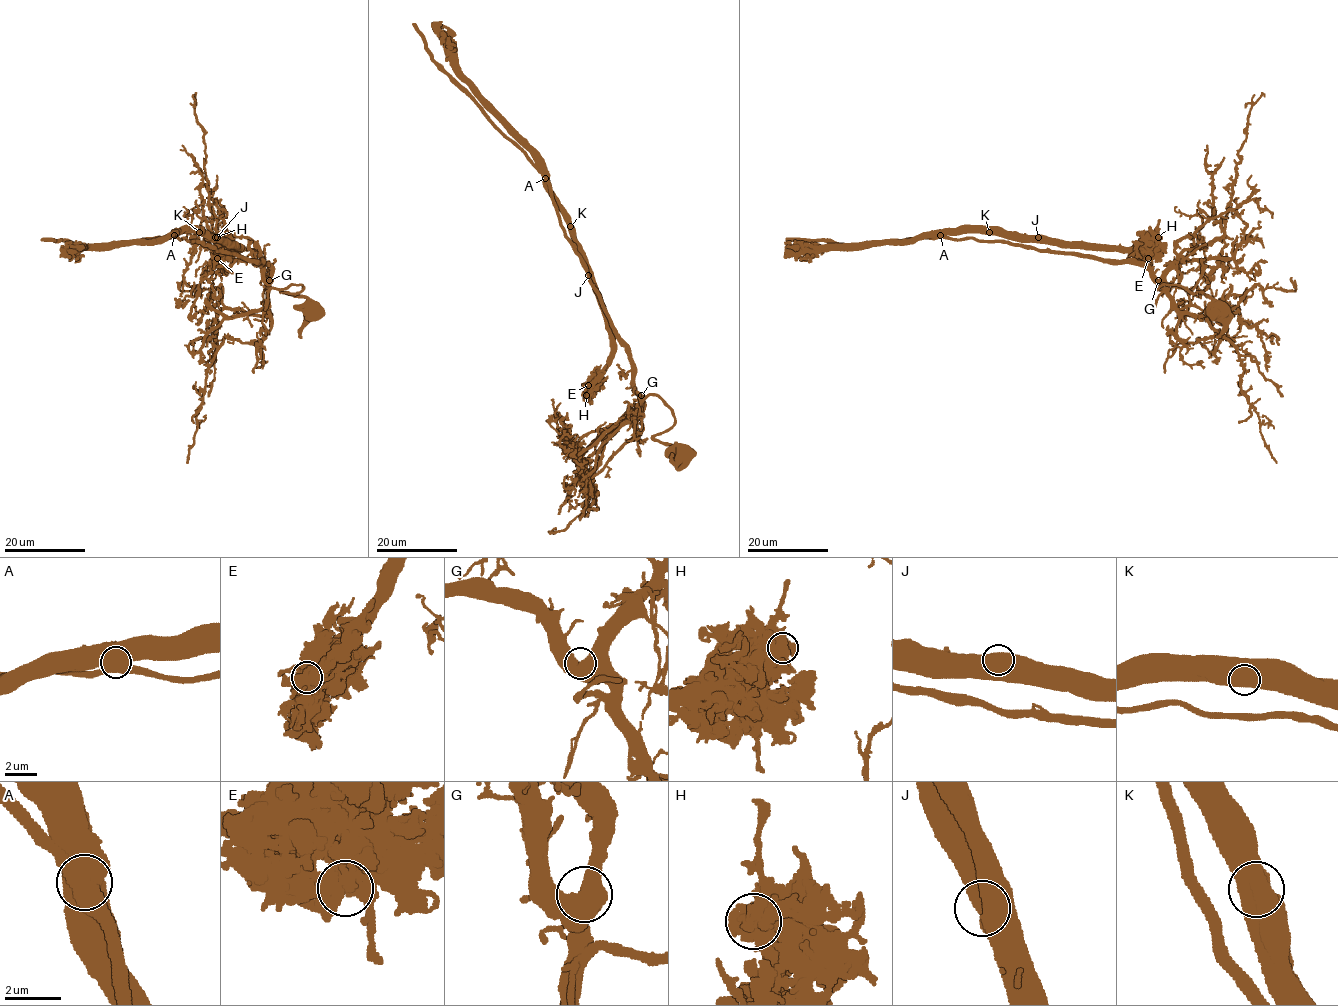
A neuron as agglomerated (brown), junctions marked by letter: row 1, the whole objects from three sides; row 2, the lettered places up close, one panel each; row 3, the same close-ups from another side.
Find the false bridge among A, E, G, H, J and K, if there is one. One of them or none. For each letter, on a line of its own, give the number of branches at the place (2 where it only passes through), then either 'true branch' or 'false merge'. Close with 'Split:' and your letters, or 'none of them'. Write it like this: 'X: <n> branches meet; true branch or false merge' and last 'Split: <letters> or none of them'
A: 2 branches meet; false merge
E: 3 branches meet; true branch
G: 1 branches meet; true branch
H: 3 branches meet; true branch
J: 1 branches meet; true branch
K: 1 branches meet; true branch
Split: A

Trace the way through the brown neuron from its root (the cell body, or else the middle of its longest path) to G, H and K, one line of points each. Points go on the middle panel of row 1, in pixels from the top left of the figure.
G: (681, 458), (676, 448), (654, 438), (674, 423), (673, 411), (655, 394), (641, 402), (641, 395)
H: (681, 458), (654, 438), (673, 411), (636, 393), (629, 346), (546, 183), (610, 336), (610, 364), (586, 395)
K: (681, 458), (654, 438), (673, 411), (636, 393), (629, 346), (546, 183), (570, 226)

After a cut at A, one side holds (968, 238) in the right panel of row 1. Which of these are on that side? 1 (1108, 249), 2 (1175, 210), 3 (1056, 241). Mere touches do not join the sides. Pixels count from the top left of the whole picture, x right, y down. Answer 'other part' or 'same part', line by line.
1: other part
2: same part
3: other part

